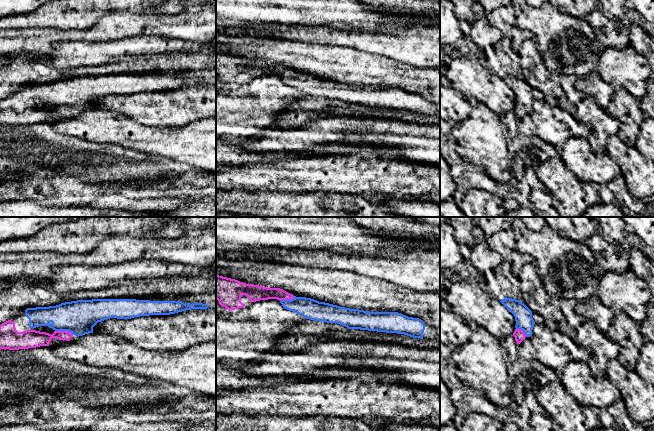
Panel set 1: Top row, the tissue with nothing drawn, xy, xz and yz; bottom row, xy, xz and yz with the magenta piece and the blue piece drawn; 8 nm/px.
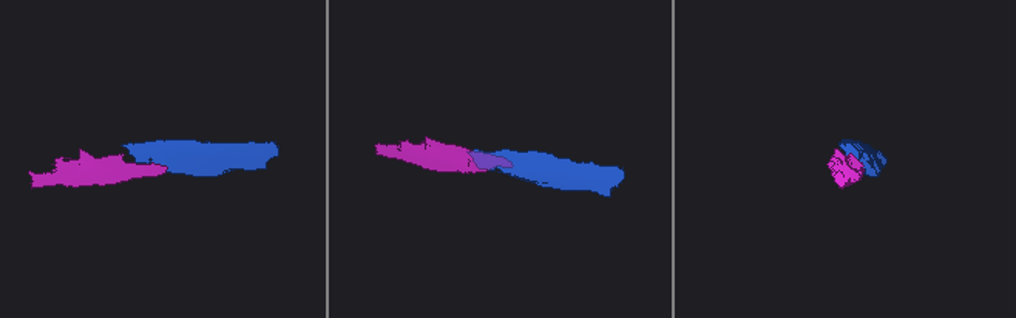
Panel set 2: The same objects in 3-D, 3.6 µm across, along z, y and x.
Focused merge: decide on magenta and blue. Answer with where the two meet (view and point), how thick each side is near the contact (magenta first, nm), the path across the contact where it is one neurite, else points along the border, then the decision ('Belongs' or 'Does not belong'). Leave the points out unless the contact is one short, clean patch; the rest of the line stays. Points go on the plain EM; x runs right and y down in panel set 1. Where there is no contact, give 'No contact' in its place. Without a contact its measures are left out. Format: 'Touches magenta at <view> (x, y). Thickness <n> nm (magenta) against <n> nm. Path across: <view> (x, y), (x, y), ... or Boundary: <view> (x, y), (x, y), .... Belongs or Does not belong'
Touches magenta at xy (64, 107). Thickness 130 nm (magenta) against 280 nm. Path across: xy (34, 114), (45, 114), (64, 107), (79, 93). Belongs

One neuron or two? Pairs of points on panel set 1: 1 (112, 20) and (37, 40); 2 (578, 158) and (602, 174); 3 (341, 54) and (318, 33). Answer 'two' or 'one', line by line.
1: one
2: one
3: two

